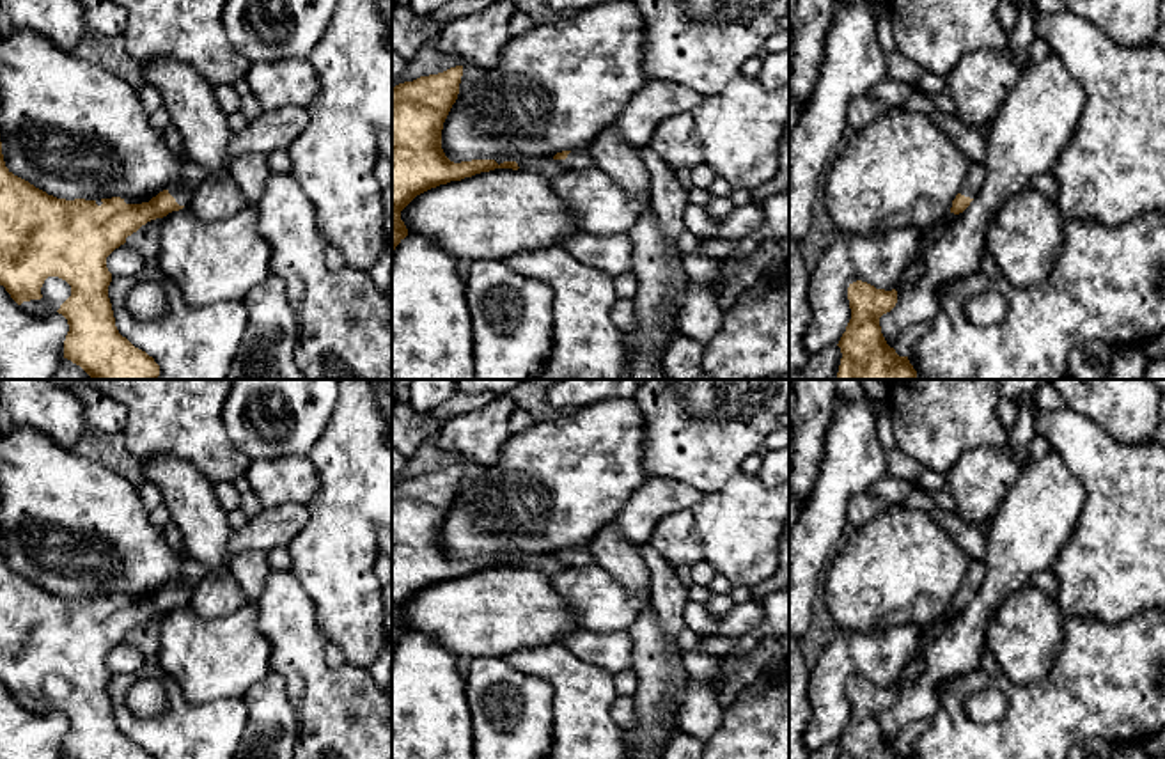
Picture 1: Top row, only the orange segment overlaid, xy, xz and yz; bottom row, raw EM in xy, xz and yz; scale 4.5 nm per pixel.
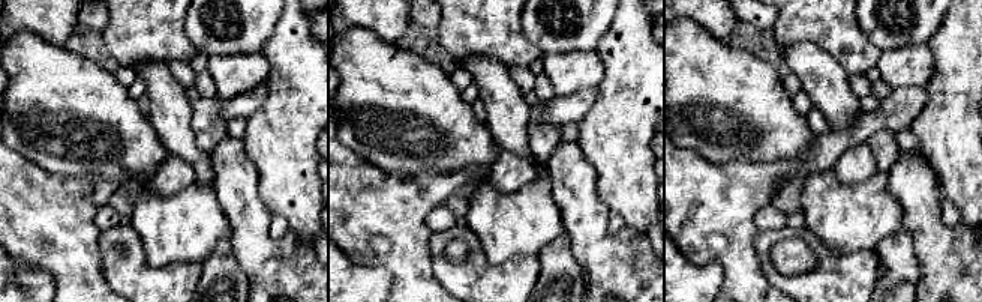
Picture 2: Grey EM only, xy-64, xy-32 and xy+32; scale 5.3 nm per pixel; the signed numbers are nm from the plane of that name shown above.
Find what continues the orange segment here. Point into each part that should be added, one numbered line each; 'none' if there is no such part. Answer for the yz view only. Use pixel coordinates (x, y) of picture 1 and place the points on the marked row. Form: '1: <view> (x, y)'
1: yz (976, 178)

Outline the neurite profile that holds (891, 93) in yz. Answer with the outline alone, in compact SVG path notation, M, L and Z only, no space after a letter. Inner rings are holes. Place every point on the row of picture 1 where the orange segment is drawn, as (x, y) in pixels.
M885 76L869 90L869 96L892 110L903 106L904 101L911 96L911 92L913 90L908 83Z

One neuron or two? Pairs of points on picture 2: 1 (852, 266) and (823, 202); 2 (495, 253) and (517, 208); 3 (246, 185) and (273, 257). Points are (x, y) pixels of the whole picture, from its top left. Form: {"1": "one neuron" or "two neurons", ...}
{"1": "two neurons", "2": "one neuron", "3": "one neuron"}

